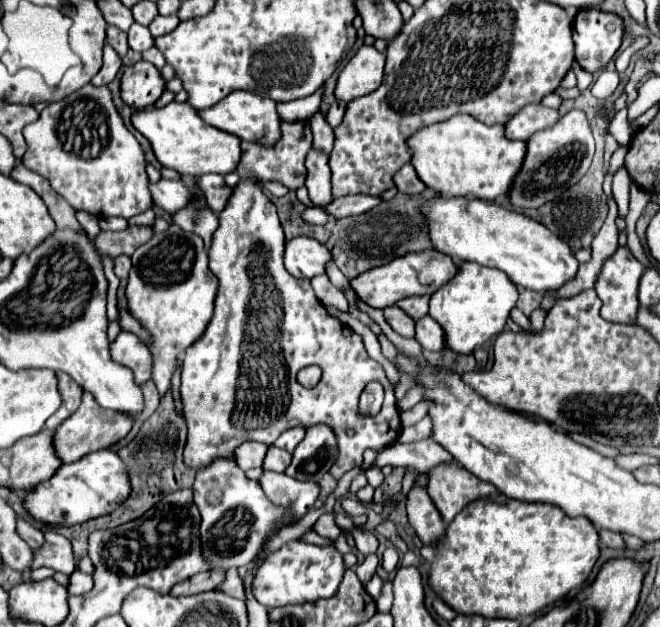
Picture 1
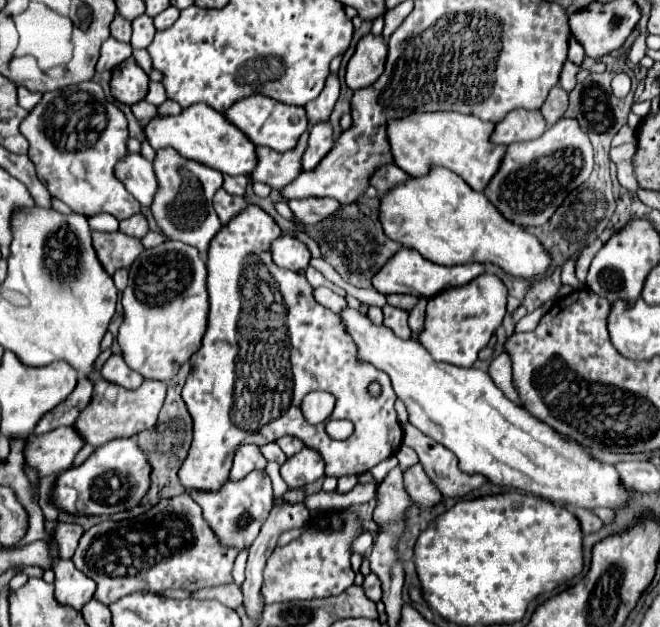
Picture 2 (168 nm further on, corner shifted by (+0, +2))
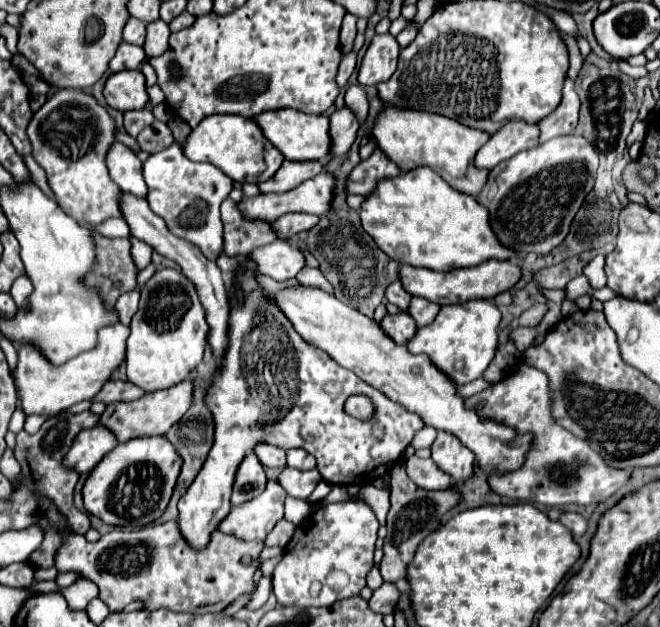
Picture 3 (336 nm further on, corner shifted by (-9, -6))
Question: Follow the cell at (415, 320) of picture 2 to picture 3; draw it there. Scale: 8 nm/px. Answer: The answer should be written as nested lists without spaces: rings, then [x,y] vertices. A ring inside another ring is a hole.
[[[414,296],[414,298],[412,298],[412,304],[408,306],[408,314],[416,320],[416,326],[418,326],[418,328],[430,324],[430,322],[436,318],[438,310],[440,310],[438,304],[428,302],[428,300],[424,300],[424,298],[418,298],[418,296]]]

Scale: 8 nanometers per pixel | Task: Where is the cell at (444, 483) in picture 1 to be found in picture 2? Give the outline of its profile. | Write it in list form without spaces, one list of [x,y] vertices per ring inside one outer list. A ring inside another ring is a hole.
[[[409,422],[403,426],[403,444],[417,452],[425,474],[431,478],[443,498],[465,496],[487,482],[485,476],[461,472],[451,450],[431,440],[429,436],[423,436],[423,432],[419,432],[419,428],[411,426]]]

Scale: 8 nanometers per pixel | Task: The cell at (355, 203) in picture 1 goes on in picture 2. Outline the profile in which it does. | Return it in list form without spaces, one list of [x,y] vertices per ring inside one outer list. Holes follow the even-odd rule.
[[[331,198],[291,200],[289,206],[291,206],[295,218],[303,224],[317,224],[319,220],[325,220],[327,216],[331,216],[331,212],[337,212],[341,208],[341,204]]]

